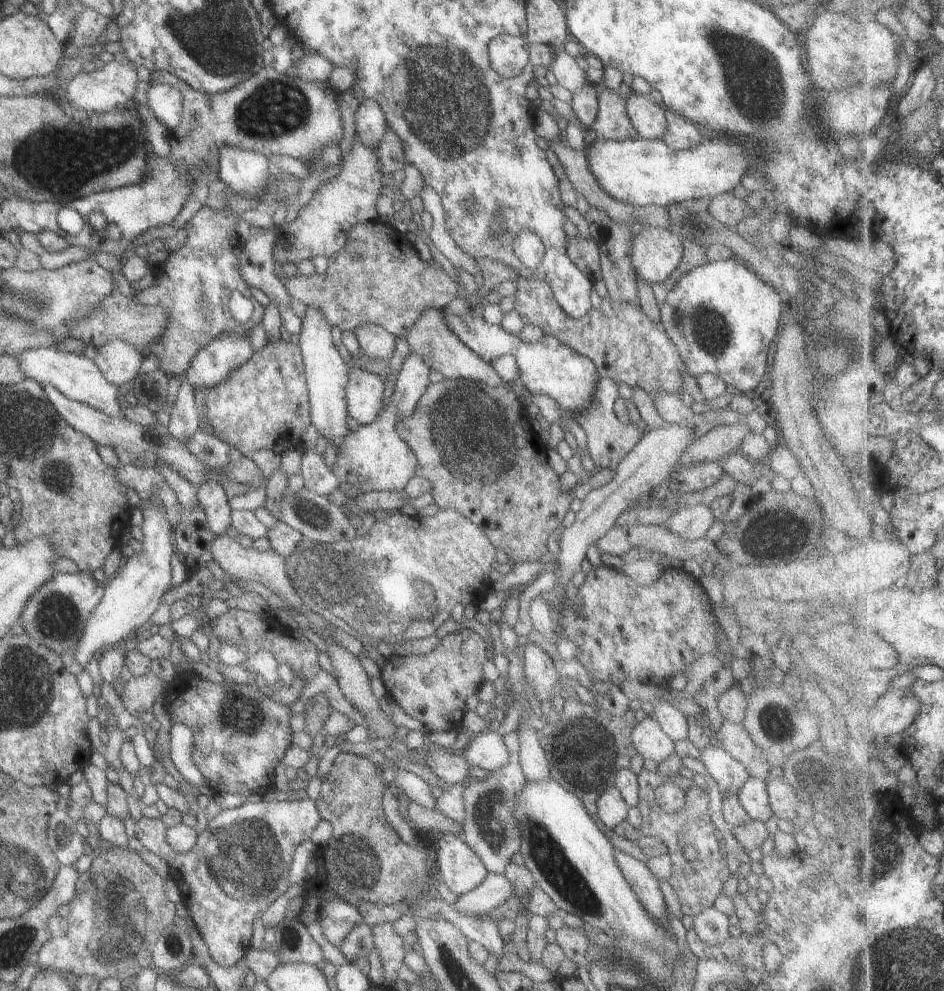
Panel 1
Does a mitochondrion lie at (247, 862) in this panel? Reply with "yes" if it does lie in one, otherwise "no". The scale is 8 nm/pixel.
yes

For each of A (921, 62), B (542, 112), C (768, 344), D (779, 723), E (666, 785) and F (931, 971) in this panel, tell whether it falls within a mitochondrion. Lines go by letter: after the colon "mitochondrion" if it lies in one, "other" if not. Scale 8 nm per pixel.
A: other
B: other
C: other
D: mitochondrion
E: other
F: mitochondrion

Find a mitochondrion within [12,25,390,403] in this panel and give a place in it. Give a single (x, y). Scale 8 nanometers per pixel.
(61, 162)

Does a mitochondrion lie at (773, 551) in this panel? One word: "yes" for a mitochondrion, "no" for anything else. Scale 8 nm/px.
no

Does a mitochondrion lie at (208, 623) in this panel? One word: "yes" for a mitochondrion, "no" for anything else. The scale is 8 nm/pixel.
no

